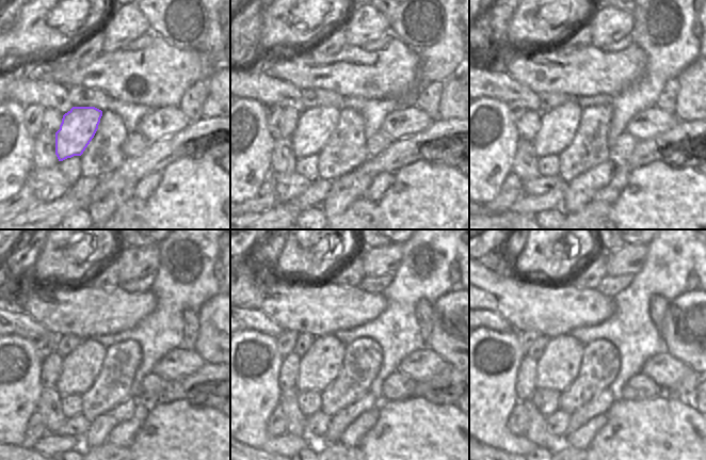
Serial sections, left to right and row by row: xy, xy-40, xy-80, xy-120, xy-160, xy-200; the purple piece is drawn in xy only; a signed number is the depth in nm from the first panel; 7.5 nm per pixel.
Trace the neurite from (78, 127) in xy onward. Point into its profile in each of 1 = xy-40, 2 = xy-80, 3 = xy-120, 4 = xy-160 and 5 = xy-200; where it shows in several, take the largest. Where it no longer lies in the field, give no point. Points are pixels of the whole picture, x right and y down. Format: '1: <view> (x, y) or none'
1: xy-40 (316, 126)
2: xy-80 (558, 126)
3: xy-120 (80, 367)
4: xy-160 (319, 366)
5: xy-200 (558, 366)

